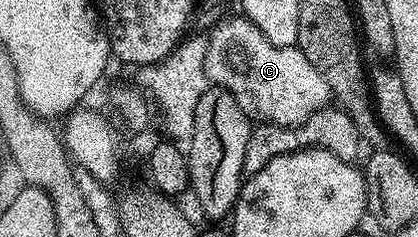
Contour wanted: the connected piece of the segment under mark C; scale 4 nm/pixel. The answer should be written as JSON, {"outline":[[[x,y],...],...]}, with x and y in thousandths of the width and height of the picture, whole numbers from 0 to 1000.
{"outline":[[[560,76],[533,80],[500,135],[493,325],[510,363],[555,392],[565,443],[584,460],[596,502],[706,536],[792,430],[785,342],[775,342],[720,207],[651,190],[600,80]]]}

